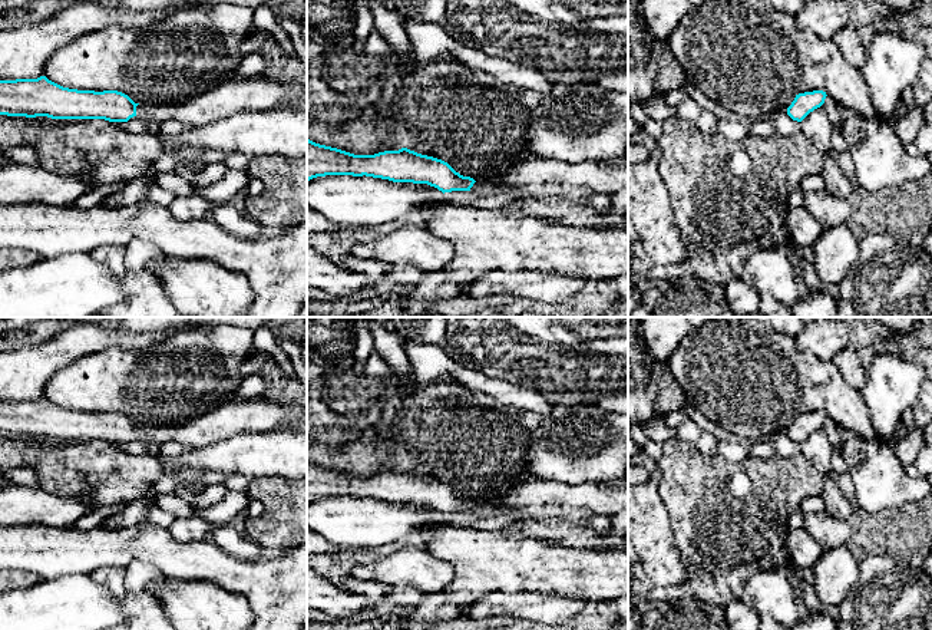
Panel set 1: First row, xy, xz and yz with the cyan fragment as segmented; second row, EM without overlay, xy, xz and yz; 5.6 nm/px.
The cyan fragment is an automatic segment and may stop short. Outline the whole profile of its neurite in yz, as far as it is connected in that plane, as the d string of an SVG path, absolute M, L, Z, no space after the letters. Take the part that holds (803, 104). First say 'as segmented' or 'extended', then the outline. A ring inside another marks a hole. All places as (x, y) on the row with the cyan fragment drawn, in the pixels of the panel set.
as segmented; M813 90L796 95L791 105L787 108L787 115L797 122L802 122L810 112L824 103L826 92Z

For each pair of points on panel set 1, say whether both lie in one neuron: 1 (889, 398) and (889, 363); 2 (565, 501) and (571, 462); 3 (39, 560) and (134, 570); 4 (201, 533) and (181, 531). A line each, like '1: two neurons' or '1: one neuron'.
1: one neuron
2: two neurons
3: two neurons
4: one neuron

